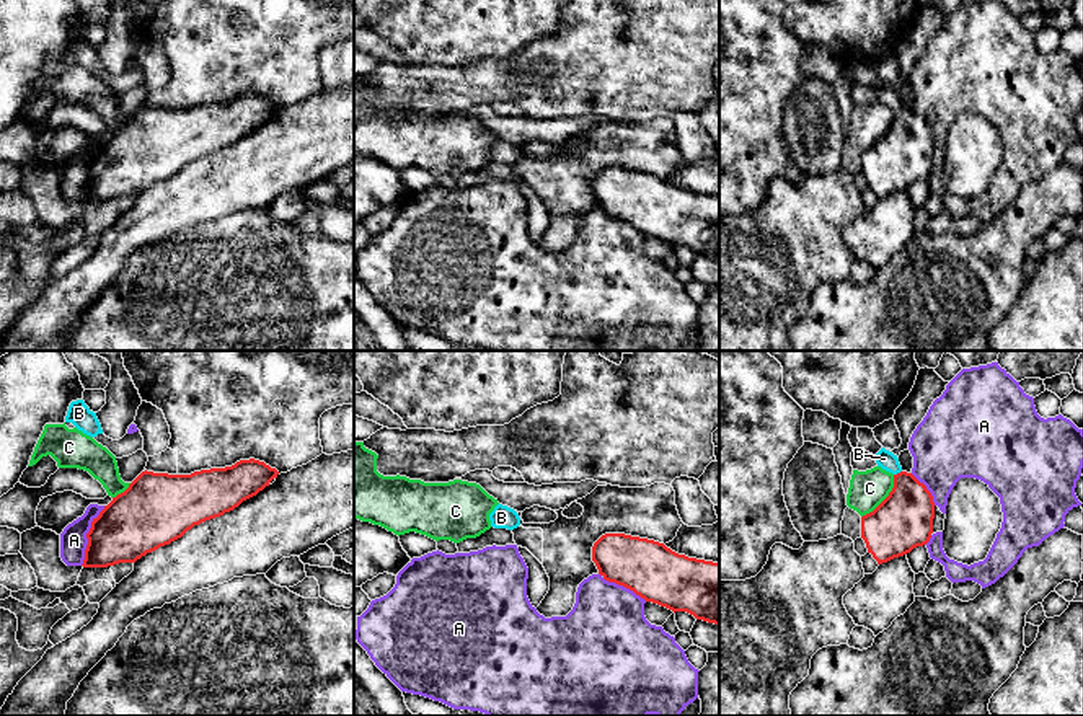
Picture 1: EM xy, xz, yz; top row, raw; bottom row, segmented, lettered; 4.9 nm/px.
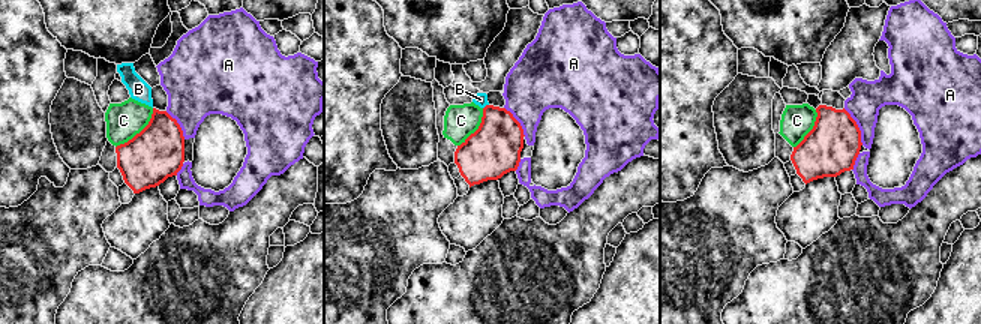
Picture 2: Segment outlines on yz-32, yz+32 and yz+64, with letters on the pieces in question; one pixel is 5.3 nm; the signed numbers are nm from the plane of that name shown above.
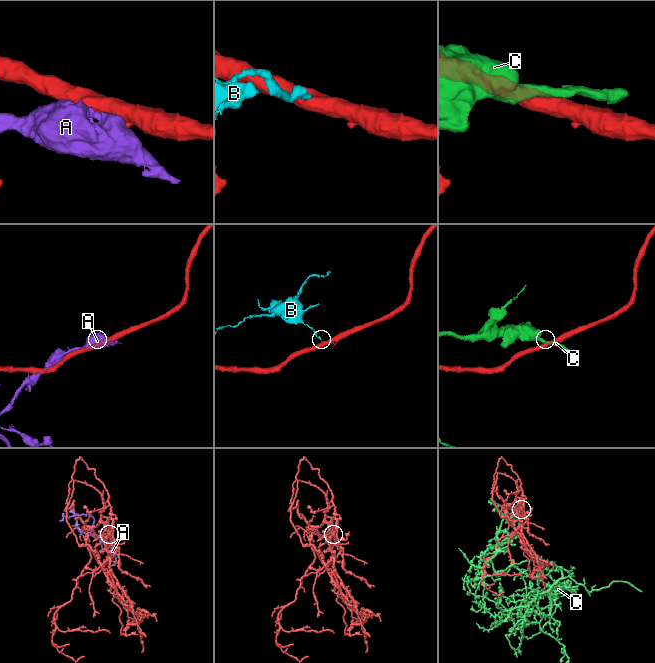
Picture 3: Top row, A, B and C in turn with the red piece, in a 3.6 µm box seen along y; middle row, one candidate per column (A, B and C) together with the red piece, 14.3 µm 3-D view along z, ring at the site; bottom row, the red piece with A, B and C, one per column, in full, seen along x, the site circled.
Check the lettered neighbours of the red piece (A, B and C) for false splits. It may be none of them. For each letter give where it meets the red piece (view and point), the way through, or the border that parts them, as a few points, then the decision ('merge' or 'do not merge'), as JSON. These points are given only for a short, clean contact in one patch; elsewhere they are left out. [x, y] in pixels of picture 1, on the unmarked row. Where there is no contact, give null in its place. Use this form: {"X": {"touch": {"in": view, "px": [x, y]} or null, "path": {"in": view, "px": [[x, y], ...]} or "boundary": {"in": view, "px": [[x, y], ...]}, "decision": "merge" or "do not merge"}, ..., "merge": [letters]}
{"A": {"touch": {"in": "xy", "px": [87, 170]}, "decision": "do not merge"}, "B": {"touch": {"in": "yz", "px": [897, 108]}, "boundary": {"in": "yz", "px": [[901, 105], [894, 110]]}, "decision": "do not merge"}, "C": {"touch": {"in": "yz", "px": [886, 132]}, "decision": "do not merge"}, "merge": []}

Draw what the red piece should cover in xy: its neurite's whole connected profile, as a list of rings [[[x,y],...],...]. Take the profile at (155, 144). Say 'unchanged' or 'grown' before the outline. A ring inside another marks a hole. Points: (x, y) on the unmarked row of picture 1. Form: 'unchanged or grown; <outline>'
unchanged; [[[254,93],[191,109],[145,104],[93,153],[82,201],[135,197],[194,160],[233,145],[277,109]]]

